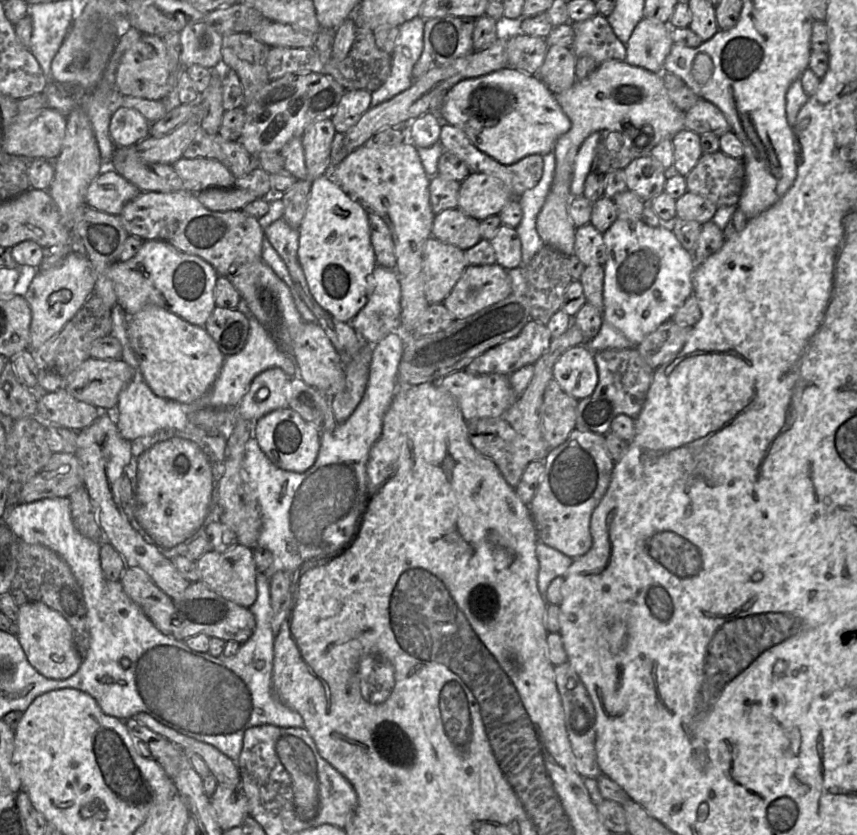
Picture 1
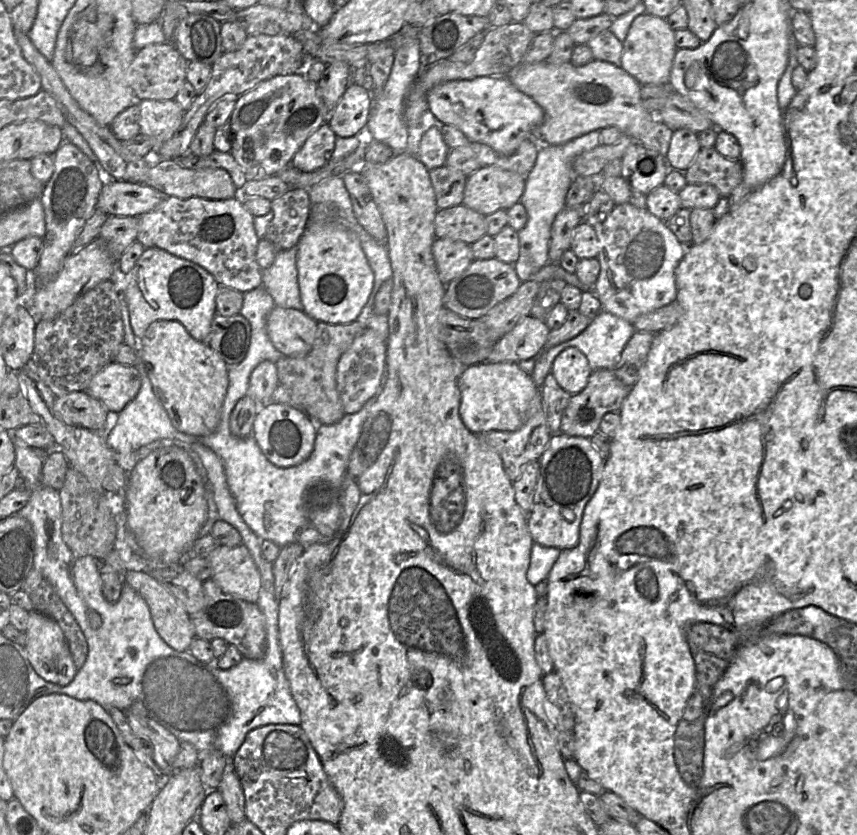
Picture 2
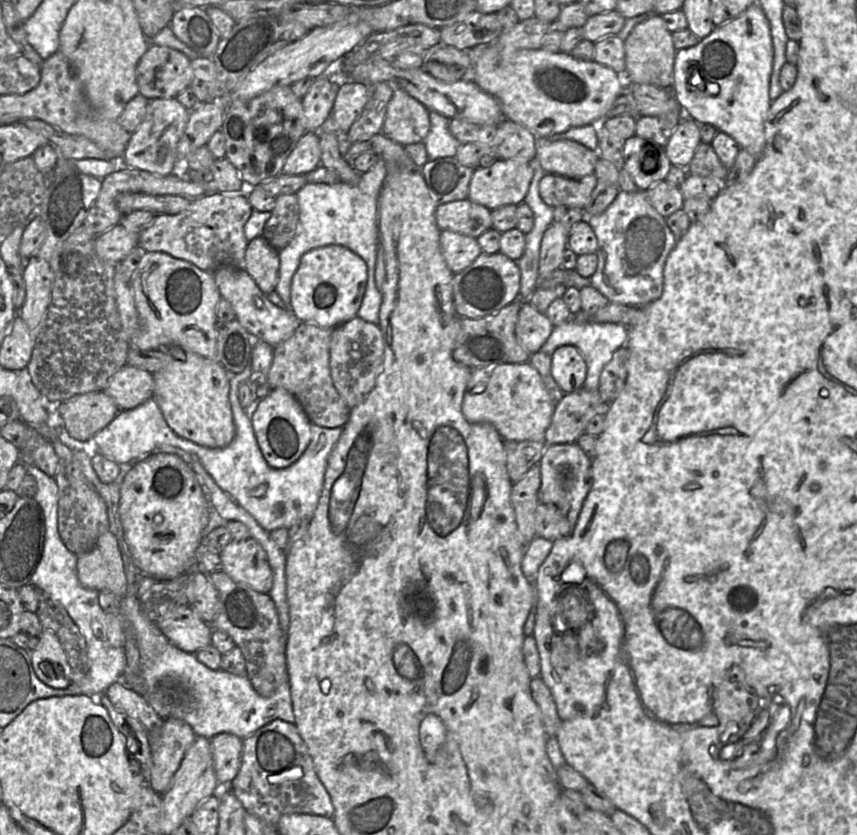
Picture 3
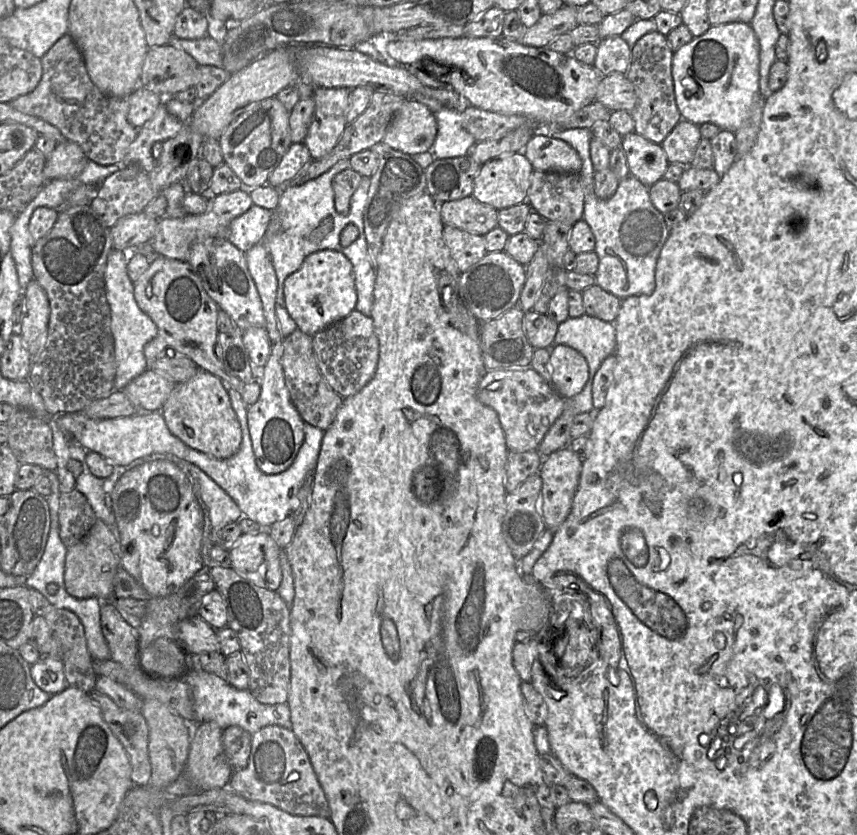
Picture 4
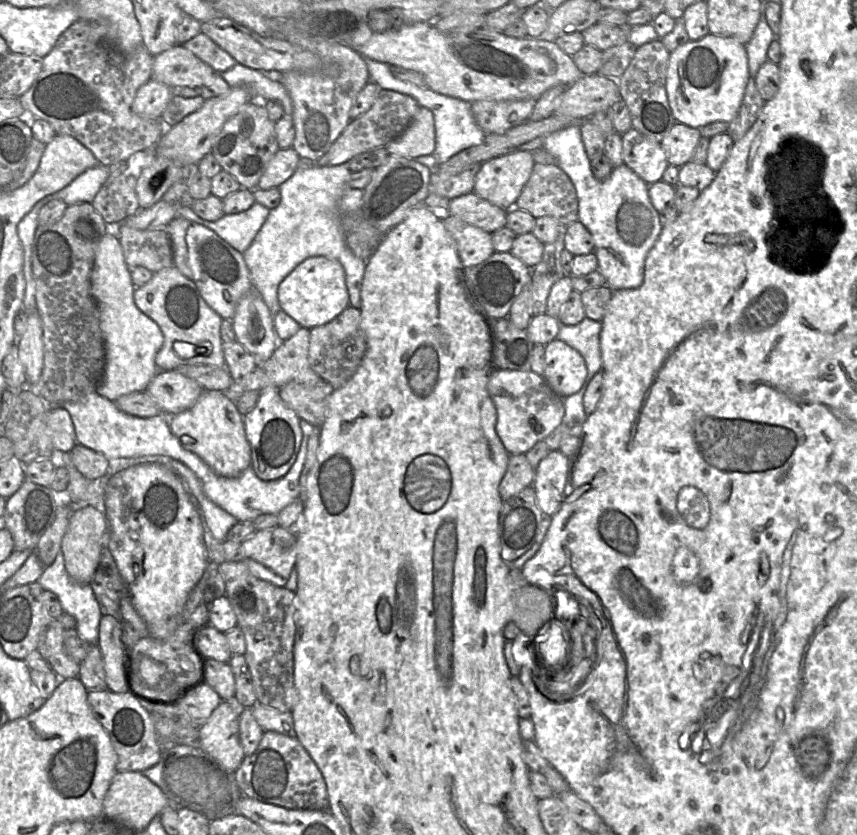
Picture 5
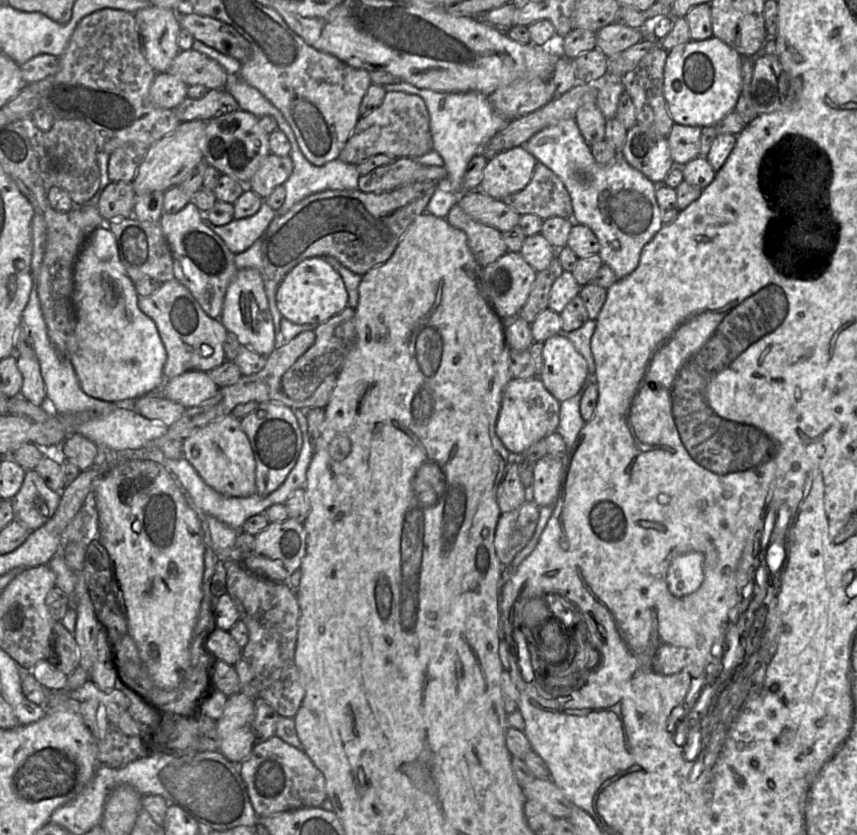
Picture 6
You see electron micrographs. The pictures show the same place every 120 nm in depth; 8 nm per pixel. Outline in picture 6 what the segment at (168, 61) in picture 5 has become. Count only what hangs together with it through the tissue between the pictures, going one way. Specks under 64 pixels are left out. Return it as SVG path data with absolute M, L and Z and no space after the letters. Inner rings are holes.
M181 50L167 71L188 86L200 85L210 90L225 87L229 74L216 60L196 50Z

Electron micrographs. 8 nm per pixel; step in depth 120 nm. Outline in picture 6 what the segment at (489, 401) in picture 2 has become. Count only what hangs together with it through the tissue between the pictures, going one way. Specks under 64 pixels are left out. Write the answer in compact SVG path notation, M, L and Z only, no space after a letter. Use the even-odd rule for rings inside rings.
M539 377L512 378L506 385L496 421L496 434L514 457L520 456L533 443L554 433L559 424L560 402L545 388Z

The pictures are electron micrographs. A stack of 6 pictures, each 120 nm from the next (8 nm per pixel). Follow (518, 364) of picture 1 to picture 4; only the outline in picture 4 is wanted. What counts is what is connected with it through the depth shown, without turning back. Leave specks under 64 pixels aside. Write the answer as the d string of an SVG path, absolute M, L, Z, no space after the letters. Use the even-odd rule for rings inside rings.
M534 310L524 313L524 330L529 343L534 349L550 349L554 345L559 324L547 314L541 314Z

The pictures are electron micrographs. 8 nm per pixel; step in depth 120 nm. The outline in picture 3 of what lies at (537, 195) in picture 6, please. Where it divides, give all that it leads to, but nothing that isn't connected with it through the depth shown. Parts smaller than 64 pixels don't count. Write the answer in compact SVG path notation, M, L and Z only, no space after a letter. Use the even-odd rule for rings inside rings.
M546 173L539 182L539 193L542 200L553 208L564 205L584 209L597 181L594 174L572 179Z

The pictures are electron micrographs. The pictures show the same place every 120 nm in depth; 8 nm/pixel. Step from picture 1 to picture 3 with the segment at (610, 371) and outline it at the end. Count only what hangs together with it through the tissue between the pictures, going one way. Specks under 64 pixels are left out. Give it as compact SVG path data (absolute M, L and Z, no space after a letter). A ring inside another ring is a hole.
M584 387L565 394L556 403L551 423L544 436L546 445L576 443L586 433L588 421L597 413L606 413L610 403L605 403L598 390Z

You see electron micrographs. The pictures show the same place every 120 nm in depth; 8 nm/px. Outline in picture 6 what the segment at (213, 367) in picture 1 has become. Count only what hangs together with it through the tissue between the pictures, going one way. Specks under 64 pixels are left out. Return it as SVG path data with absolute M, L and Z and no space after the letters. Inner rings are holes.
M232 414L214 419L182 441L184 458L202 480L216 492L233 497L248 497L256 491L255 460L250 442Z

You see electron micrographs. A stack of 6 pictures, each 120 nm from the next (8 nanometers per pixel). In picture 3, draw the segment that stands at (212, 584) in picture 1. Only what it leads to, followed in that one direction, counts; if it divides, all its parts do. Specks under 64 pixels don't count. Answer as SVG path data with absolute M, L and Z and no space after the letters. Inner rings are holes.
M254 538L231 541L219 556L221 570L233 581L268 594L273 585L273 572L266 552Z

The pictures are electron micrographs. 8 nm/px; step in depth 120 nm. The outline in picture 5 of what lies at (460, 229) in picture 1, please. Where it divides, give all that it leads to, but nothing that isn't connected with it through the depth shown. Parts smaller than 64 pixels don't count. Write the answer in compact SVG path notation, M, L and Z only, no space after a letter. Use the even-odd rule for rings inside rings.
M475 192L451 199L448 206L449 214L490 234L506 226L507 211Z

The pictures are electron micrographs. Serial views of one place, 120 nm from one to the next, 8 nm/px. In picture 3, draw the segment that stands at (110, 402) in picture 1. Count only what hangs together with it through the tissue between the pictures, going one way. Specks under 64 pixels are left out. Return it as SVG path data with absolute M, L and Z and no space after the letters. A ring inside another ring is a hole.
M125 365L103 392L114 400L120 411L133 410L153 397L153 374Z

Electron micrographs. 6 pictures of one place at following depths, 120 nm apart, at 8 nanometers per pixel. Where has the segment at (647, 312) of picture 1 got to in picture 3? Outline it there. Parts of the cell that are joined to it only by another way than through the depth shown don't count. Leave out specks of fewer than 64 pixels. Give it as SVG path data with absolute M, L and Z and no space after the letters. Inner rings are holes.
M620 190L615 200L601 214L586 216L597 237L597 269L589 278L591 285L610 303L645 306L663 292L664 266L677 238L650 204L646 191Z

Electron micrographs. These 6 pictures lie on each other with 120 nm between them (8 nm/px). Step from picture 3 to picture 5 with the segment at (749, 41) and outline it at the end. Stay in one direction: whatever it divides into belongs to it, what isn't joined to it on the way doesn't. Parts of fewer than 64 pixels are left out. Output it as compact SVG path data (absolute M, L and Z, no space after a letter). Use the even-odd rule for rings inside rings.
M708 33L670 53L666 92L676 122L701 128L713 122L730 123L737 115L749 80L746 45L736 39Z

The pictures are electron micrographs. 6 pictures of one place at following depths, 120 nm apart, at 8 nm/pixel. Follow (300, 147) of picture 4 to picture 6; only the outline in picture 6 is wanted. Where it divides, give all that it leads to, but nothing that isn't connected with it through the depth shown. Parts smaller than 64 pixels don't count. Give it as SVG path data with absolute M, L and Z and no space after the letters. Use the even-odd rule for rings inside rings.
M270 153L246 187L265 200L277 186L285 183L292 171L293 161L289 155L281 157Z

